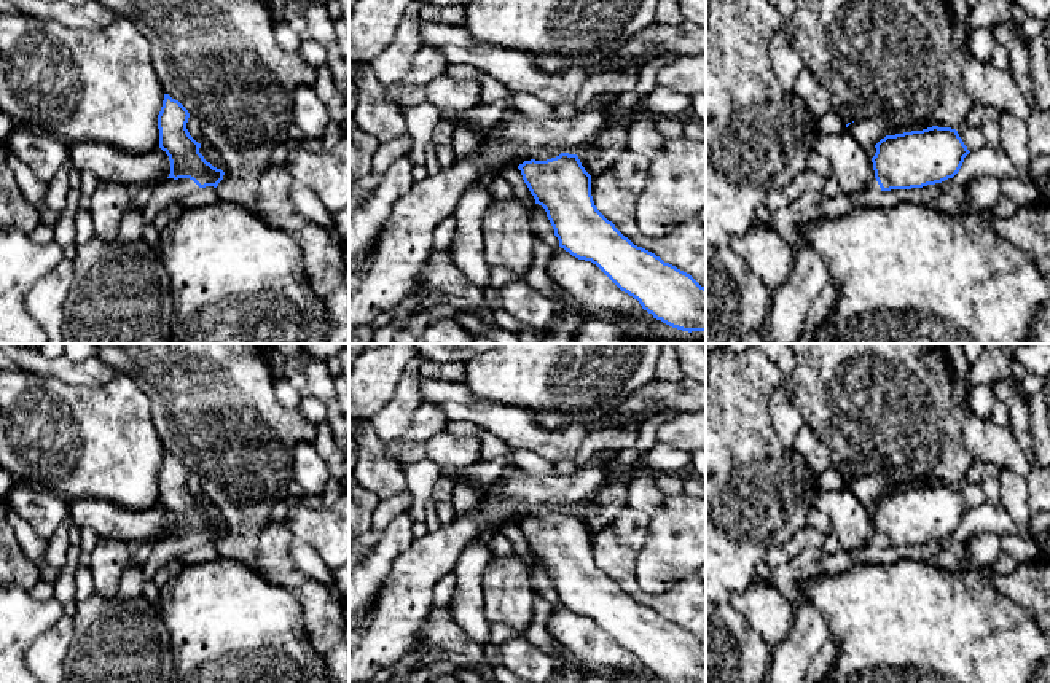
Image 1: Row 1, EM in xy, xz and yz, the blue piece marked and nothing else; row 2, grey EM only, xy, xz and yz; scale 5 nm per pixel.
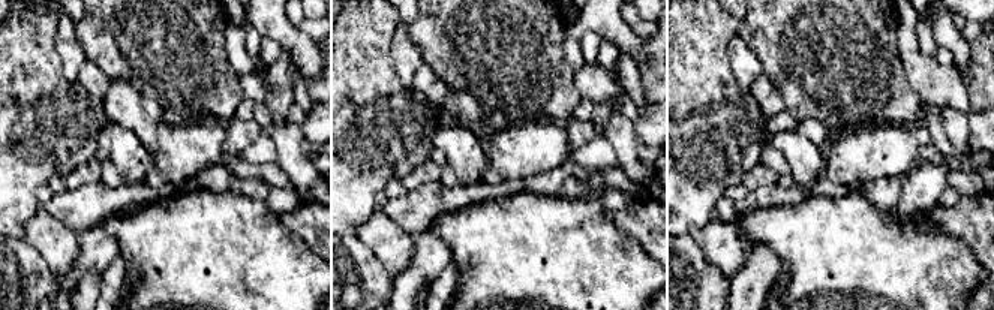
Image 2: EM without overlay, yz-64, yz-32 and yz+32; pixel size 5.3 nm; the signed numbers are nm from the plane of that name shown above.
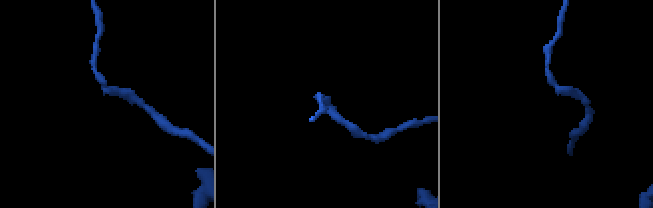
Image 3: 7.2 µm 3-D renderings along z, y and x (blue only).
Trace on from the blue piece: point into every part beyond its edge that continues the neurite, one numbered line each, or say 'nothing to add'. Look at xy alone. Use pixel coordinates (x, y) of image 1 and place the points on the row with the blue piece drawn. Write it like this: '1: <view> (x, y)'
1: xy (166, 193)

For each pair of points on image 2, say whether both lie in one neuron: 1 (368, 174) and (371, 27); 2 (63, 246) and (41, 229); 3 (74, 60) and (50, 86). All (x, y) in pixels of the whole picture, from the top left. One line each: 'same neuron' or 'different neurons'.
1: same neuron
2: same neuron
3: different neurons

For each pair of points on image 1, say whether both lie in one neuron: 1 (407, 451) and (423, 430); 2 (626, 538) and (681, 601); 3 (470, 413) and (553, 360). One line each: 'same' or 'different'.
1: same
2: same
3: different

